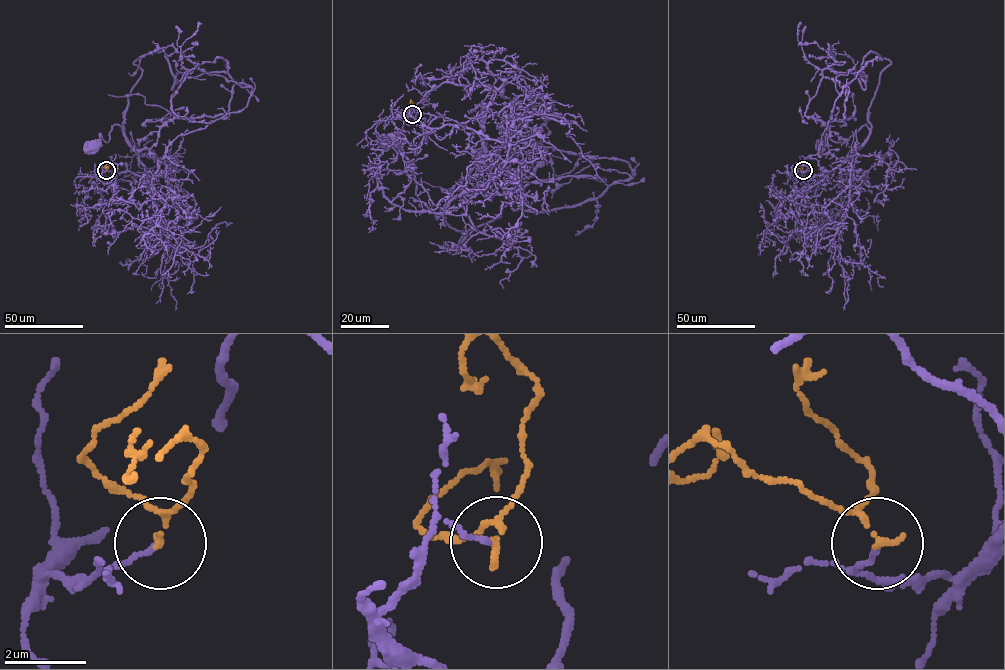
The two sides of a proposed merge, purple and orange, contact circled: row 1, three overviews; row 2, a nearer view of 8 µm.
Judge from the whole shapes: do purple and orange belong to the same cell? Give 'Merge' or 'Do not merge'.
Do not merge

